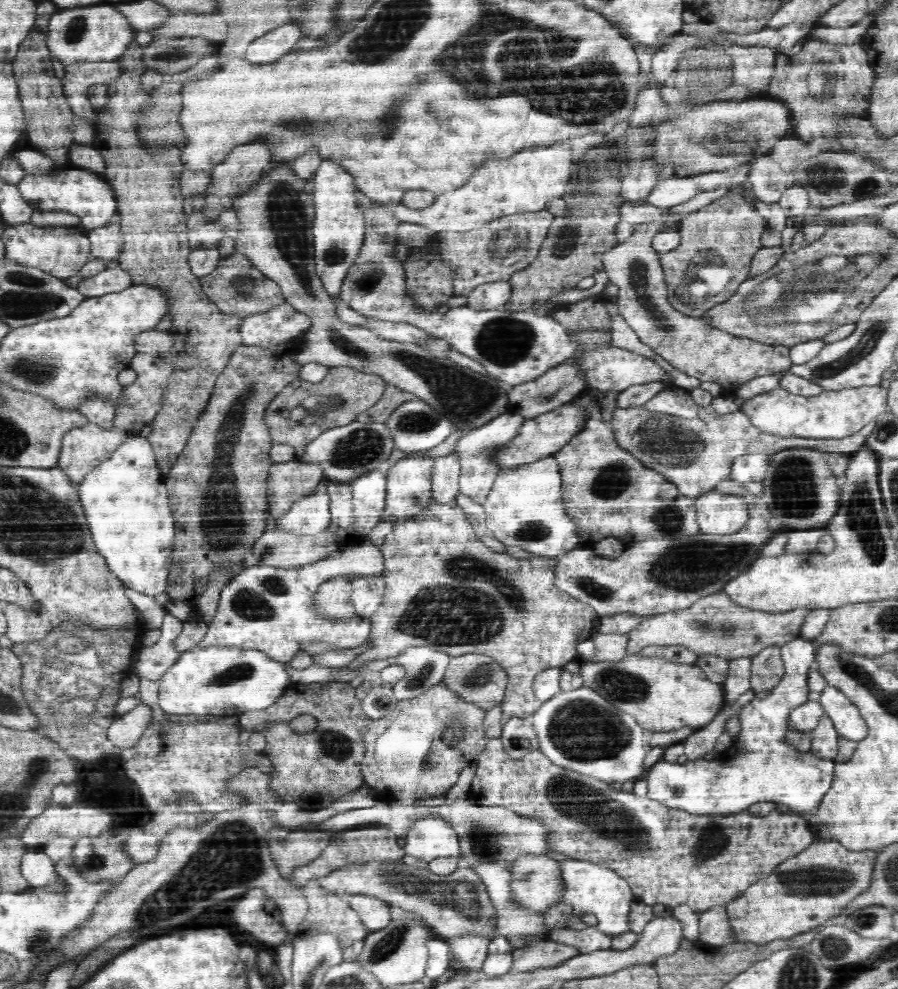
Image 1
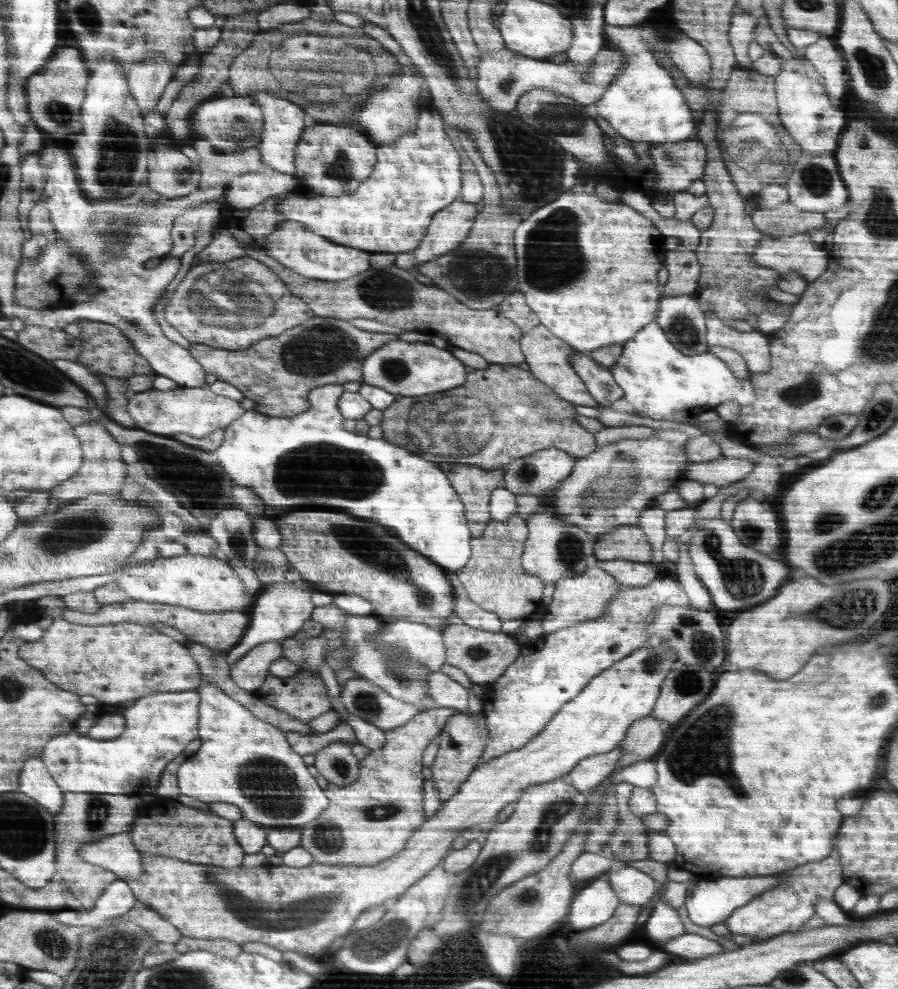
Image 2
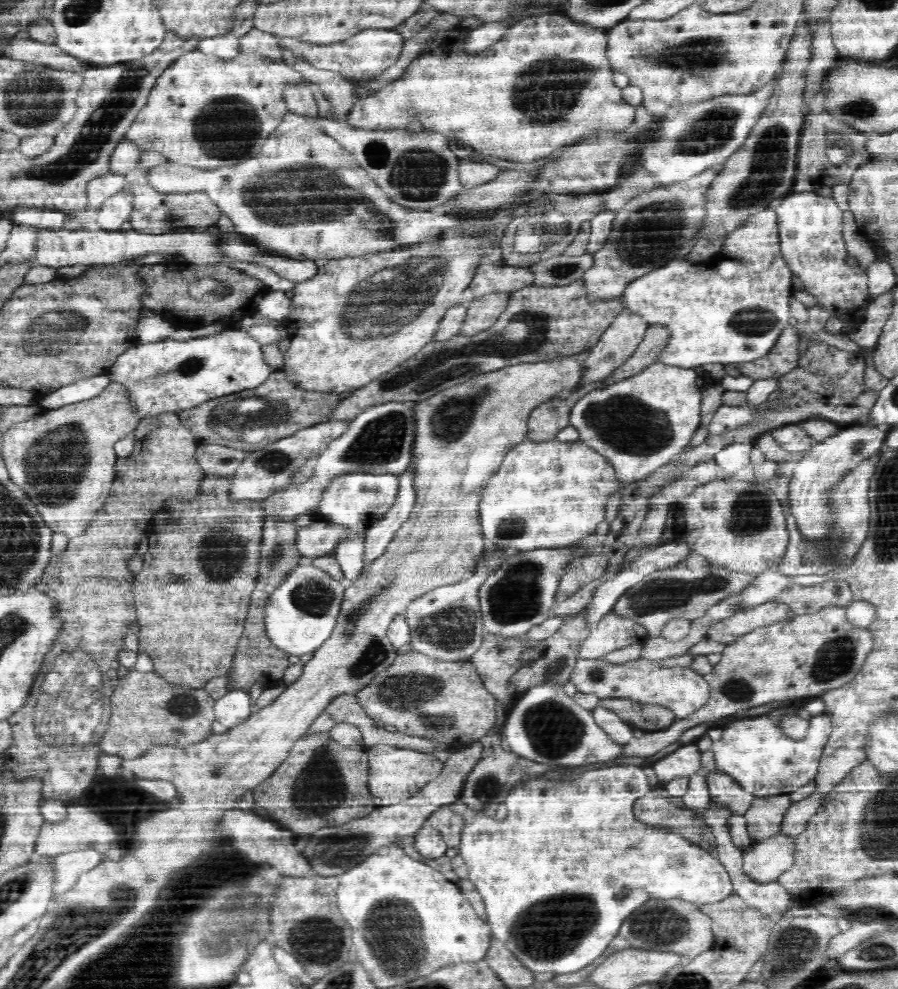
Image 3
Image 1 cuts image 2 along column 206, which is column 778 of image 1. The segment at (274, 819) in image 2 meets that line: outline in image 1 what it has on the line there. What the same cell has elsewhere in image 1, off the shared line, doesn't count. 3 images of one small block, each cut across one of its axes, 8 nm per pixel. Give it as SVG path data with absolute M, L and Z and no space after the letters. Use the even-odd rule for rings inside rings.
M796 637L790 642L781 646L782 658L785 666L785 673L780 682L773 687L772 694L765 699L753 698L741 710L741 723L744 732L738 740L734 740L732 746L722 753L717 753L711 760L704 757L696 757L683 764L658 760L650 772L648 772L648 788L646 794L654 800L670 808L678 808L696 815L704 814L733 814L746 811L748 806L756 802L781 803L790 808L790 812L796 813L806 820L812 820L818 816L822 808L822 799L830 790L834 782L835 759L821 759L810 753L808 750L794 751L783 742L786 736L786 718L788 712L800 704L808 702L808 693L811 691L808 685L809 668L814 661L814 645L811 640L804 637Z

